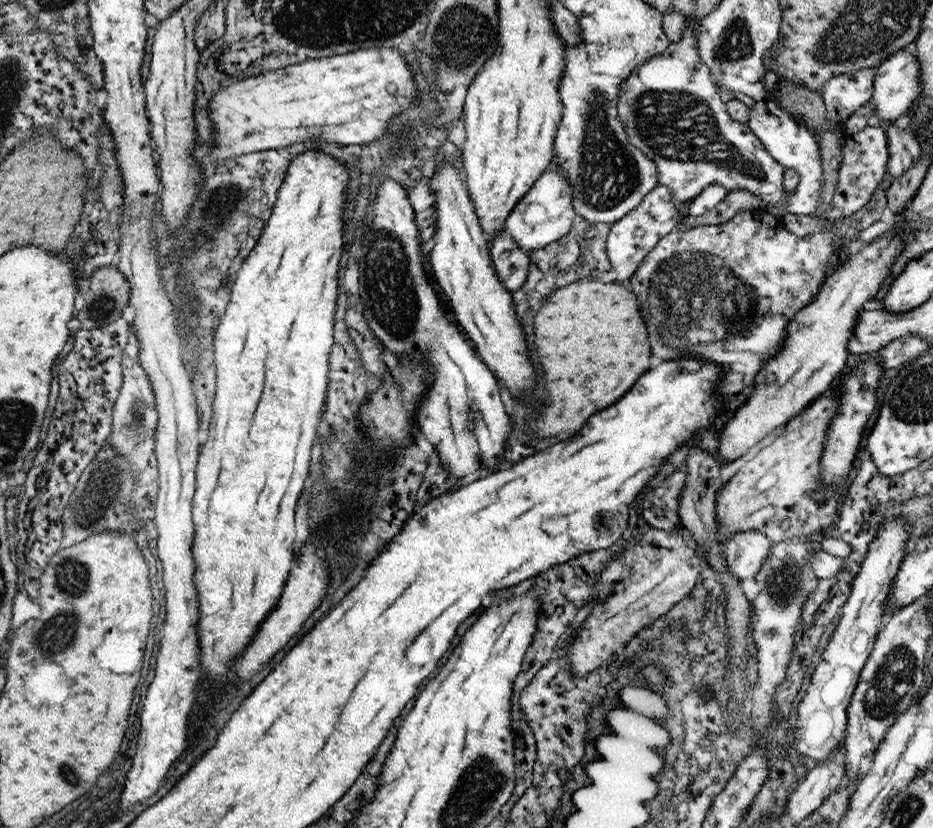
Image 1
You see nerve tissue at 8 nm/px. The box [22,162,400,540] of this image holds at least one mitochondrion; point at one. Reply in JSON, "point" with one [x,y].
{"point":[221,205]}

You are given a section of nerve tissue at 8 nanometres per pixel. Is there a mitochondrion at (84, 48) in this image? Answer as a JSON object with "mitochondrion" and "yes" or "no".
{"mitochondrion":"no"}

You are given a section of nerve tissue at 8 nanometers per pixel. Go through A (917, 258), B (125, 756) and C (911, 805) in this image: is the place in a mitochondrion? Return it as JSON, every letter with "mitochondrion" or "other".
{"A":"other","B":"other","C":"mitochondrion"}

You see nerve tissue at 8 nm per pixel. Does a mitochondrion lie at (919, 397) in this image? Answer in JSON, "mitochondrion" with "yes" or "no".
{"mitochondrion":"yes"}

